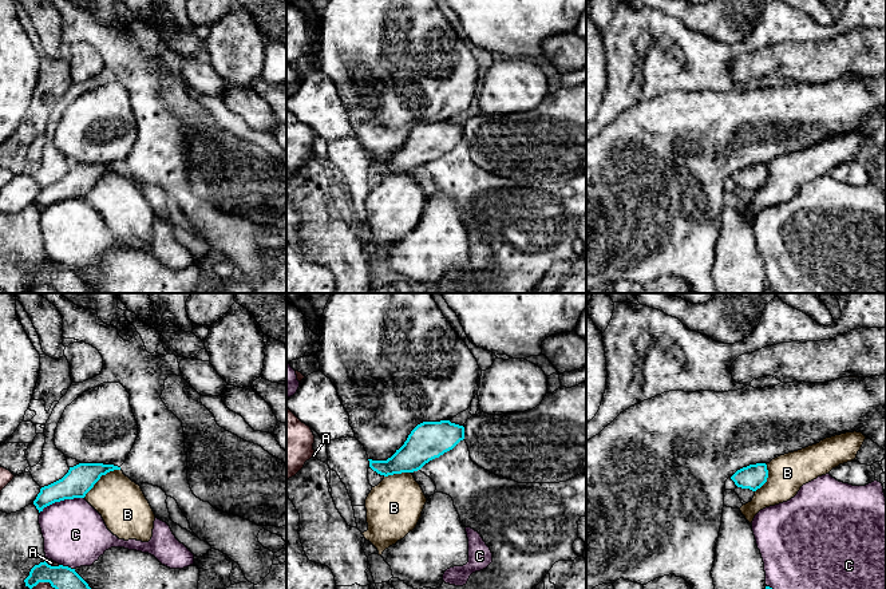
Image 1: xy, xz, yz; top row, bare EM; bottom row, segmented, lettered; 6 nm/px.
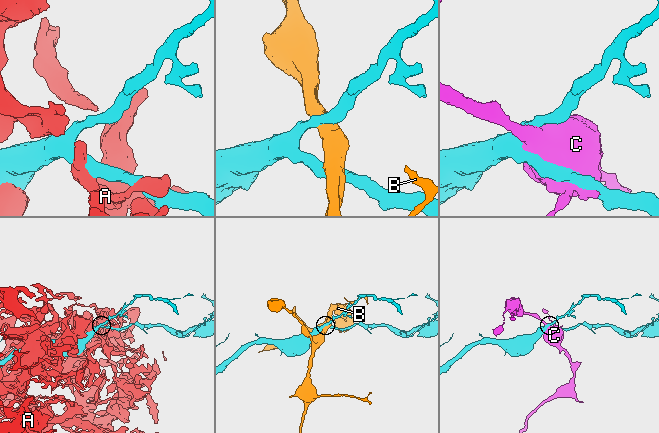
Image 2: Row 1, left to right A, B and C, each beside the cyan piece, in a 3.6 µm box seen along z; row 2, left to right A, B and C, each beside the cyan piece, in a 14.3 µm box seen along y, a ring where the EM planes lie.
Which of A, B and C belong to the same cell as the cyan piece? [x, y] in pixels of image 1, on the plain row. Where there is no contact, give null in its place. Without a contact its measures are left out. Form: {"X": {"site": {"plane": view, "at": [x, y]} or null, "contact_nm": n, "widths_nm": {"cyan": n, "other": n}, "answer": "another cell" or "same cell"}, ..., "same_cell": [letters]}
{"A": {"site": {"plane": "xy", "at": [44, 281]}, "contact_nm": 170, "widths_nm": {"cyan": 190, "other": 120}, "answer": "another cell"}, "B": {"site": {"plane": "xy", "at": [99, 178]}, "contact_nm": 280, "widths_nm": {"cyan": 170, "other": 280}, "answer": "same cell"}, "C": {"site": {"plane": "xy", "at": [60, 200]}, "contact_nm": 280, "widths_nm": {"cyan": 170, "other": 380}, "answer": "another cell"}, "same_cell": ["B"]}

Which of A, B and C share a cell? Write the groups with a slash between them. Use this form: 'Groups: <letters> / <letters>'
Groups: A / B / C

